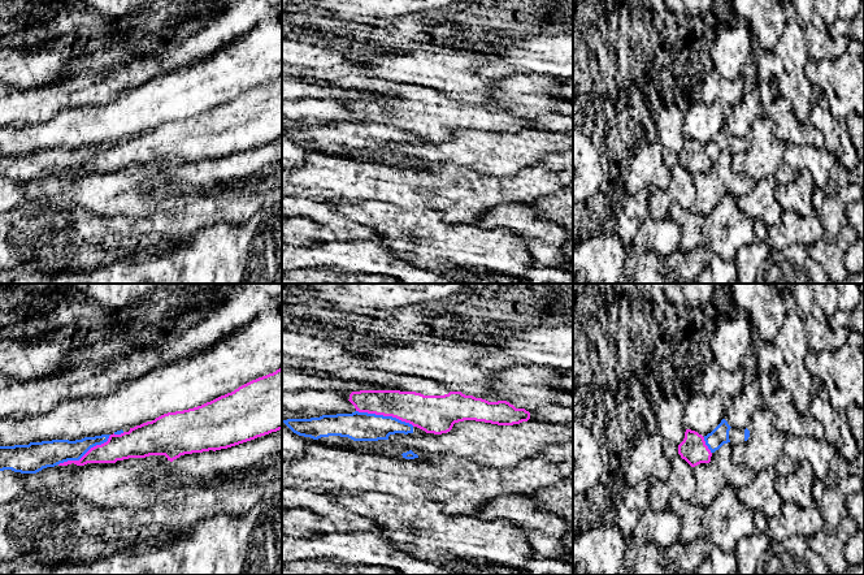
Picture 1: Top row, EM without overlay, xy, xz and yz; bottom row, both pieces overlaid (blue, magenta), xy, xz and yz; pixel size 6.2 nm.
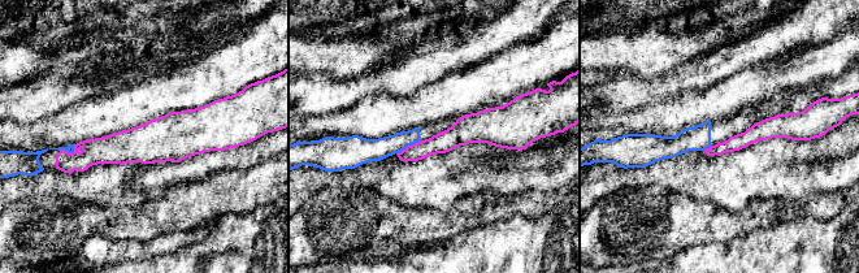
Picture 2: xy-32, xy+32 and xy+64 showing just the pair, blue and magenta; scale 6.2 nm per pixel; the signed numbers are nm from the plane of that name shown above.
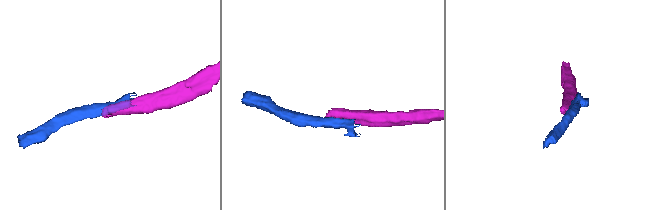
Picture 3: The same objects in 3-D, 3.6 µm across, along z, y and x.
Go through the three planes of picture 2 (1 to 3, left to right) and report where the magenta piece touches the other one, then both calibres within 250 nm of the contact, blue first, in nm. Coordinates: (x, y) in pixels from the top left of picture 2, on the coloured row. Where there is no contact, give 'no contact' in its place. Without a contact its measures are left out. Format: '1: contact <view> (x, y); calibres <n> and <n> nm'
1: contact xy-32 (70, 152); calibres 50 and 180 nm
2: contact xy+32 (408, 144); calibres 140 and 130 nm
3: contact xy+64 (707, 147); calibres 160 and 100 nm

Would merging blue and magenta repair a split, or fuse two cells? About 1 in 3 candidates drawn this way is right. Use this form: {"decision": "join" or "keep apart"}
{"decision": "keep apart"}

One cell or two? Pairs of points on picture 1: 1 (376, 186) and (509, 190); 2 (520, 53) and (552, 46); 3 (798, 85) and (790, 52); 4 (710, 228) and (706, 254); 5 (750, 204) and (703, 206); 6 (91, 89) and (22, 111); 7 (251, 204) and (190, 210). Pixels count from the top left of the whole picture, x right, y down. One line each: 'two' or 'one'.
1: one
2: one
3: one
4: two
5: two
6: one
7: one

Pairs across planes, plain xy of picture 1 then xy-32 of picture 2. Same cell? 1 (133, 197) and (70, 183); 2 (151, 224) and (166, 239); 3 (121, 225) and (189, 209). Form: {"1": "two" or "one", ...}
{"1": "one", "2": "two", "3": "one"}

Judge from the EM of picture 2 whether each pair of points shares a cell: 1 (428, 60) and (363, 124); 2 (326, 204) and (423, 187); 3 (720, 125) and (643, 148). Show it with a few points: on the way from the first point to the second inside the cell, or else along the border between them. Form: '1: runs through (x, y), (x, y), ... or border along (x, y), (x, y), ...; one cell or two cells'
1: border along (420, 86), (407, 95), (376, 94), (361, 100); two cells
2: border along (355, 183), (371, 187), (380, 195), (407, 206); two cells
3: runs through (701, 137), (671, 147), (663, 147); one cell

